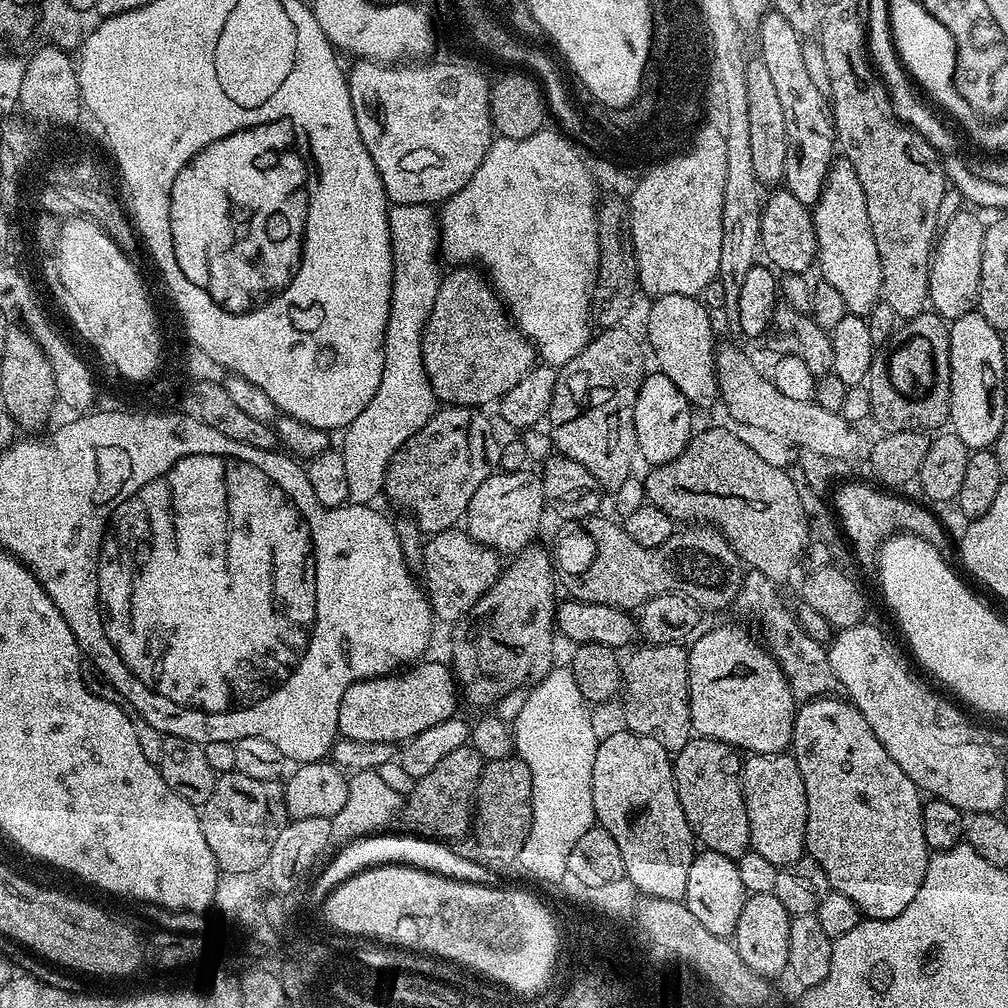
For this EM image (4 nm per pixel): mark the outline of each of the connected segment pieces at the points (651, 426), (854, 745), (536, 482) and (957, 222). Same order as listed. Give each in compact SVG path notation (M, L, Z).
M658 370L649 371L636 392L634 402L634 434L639 459L644 459L648 466L655 466L678 458L694 435L692 412L693 405L689 404L682 390L670 382L670 378Z
M821 696L803 701L794 718L790 752L796 757L806 786L808 807L804 846L807 855L822 866L829 889L846 894L867 919L898 918L914 902L928 869L930 849L926 834L922 834L922 792L890 758L855 705L844 698L836 699L840 698Z
M493 471L482 486L474 490L474 498L470 498L470 506L462 521L470 538L501 554L522 552L535 541L532 539L540 528L544 512L546 516L546 505L539 475L528 471Z
M963 210L939 229L938 239L932 250L928 302L931 311L946 321L962 318L962 314L973 311L979 305L982 282L982 238L985 227L985 221L980 221L969 210Z

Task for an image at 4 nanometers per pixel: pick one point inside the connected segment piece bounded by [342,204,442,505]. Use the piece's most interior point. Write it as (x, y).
(404, 402)

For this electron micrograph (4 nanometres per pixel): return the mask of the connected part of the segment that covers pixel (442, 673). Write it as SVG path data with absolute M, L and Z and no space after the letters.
M425 659L423 662L416 662L407 670L397 671L395 674L387 676L375 676L372 680L356 680L346 690L346 694L342 694L342 702L338 706L338 718L336 719L336 727L339 735L345 740L357 740L358 742L386 742L387 744L396 744L400 740L415 741L418 734L422 734L426 730L430 730L434 726L438 726L442 722L453 719L457 715L456 712L456 696L458 700L458 685L456 677L447 663L439 664L436 660Z

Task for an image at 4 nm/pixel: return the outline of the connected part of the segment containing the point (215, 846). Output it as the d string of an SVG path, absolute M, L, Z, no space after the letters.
M240 772L219 773L214 782L214 794L199 805L202 834L214 854L214 862L221 873L244 878L265 867L270 849L278 834L288 825L289 814L284 801L284 784L279 779L259 780Z

